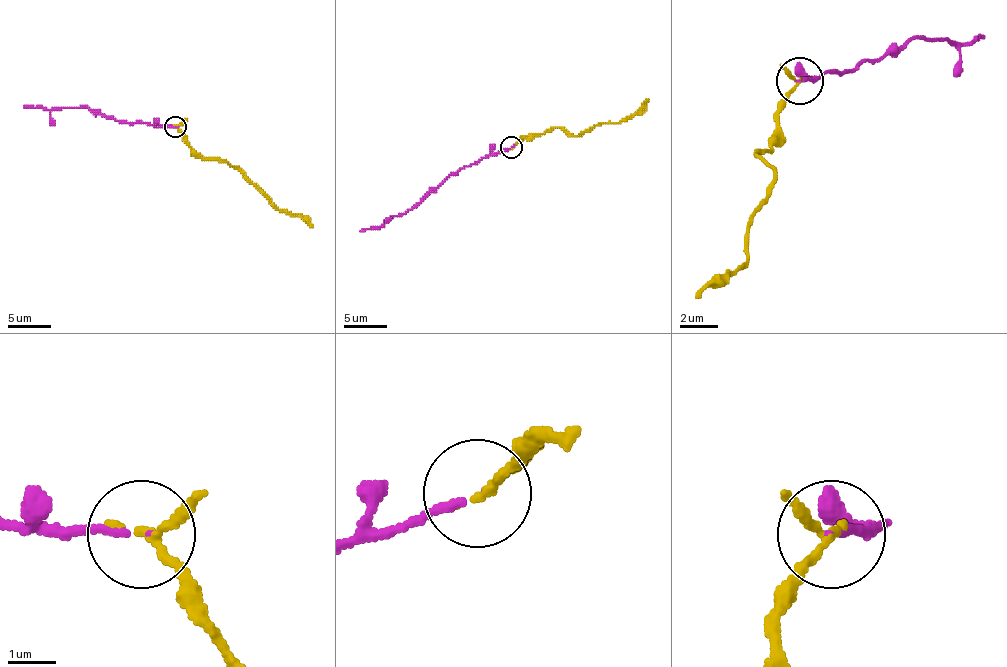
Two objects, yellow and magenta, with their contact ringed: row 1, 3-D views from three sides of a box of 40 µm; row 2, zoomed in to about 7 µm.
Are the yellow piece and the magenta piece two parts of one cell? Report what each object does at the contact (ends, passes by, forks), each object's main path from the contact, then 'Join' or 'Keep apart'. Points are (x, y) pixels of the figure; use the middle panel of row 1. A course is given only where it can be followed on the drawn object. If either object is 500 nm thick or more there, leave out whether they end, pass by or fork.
At the ring yellow passes by. At the ring magenta ends. Course of yellow: (512, 147), (518, 140), (555, 127), (564, 127), (574, 136), (603, 123), (620, 123), (648, 99). Course of magenta: (512, 147), (451, 173), (416, 205), (390, 216), (382, 225), (360, 231). Keep apart

